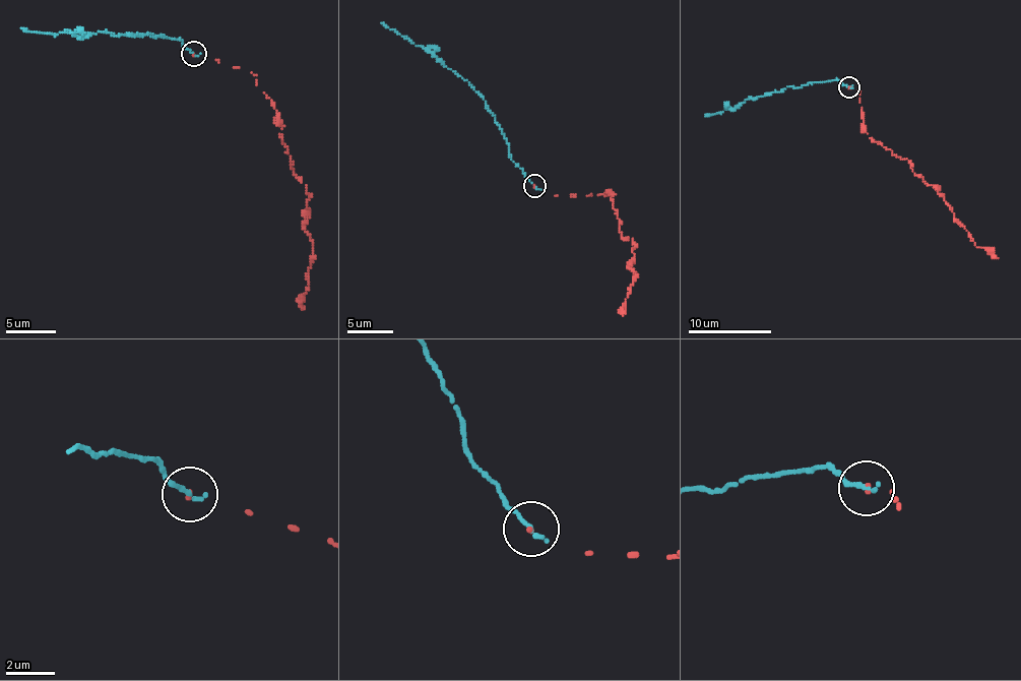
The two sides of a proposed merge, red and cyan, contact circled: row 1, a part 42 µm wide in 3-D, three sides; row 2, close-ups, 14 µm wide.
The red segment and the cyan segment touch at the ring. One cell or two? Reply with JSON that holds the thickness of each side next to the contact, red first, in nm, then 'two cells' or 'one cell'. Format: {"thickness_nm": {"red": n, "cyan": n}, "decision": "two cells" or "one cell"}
{"thickness_nm": {"red": 130, "cyan": 220}, "decision": "one cell"}

